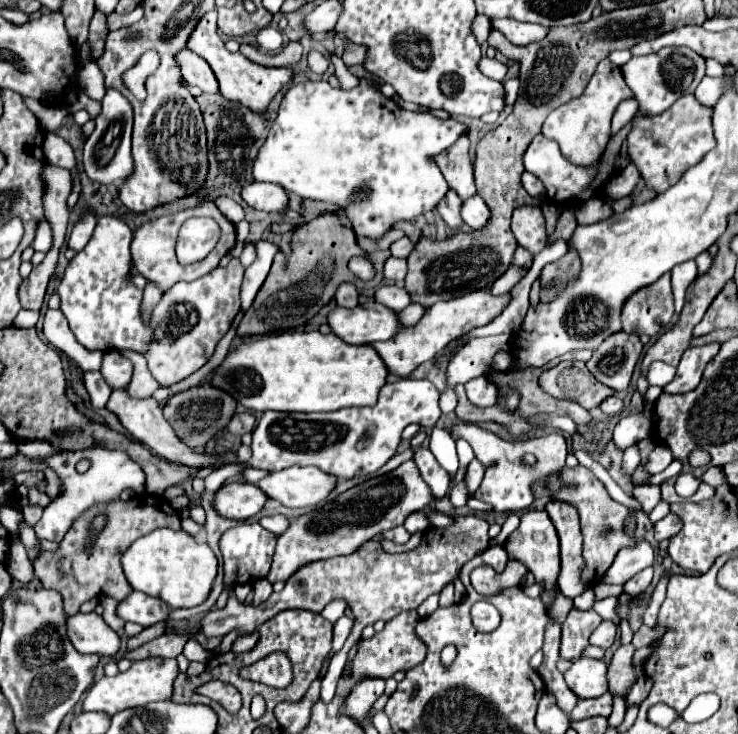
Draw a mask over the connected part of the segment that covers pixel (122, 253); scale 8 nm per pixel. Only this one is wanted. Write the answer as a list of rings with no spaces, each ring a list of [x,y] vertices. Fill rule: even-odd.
[[[113,216],[99,218],[95,232],[87,246],[75,254],[69,262],[57,294],[61,298],[61,312],[69,320],[69,326],[77,340],[89,350],[137,350],[147,358],[149,372],[159,382],[153,398],[163,404],[171,394],[171,386],[191,376],[199,370],[215,352],[217,342],[229,330],[233,318],[237,316],[239,288],[243,282],[243,266],[239,258],[233,258],[227,268],[217,268],[211,274],[193,280],[193,282],[177,282],[171,290],[167,290],[153,310],[151,322],[143,326],[139,318],[139,304],[143,292],[125,280],[131,269],[130,244],[133,232],[129,226]],[[179,302],[187,302],[195,306],[197,324],[179,338],[171,338],[167,334],[167,322],[171,322],[171,306],[179,306]]]

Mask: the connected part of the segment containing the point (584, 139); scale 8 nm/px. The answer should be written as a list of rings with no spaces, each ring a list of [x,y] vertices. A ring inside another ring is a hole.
[[[603,60],[599,66],[603,66],[603,72],[595,72],[591,76],[587,88],[579,98],[573,98],[571,102],[555,108],[547,116],[541,130],[545,138],[551,138],[559,144],[561,154],[575,166],[593,166],[603,156],[605,146],[611,138],[611,118],[615,108],[621,100],[633,96],[617,66],[613,66],[609,60]]]

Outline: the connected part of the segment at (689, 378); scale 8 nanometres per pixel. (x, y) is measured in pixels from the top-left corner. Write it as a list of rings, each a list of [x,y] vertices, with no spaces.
[[[711,342],[707,346],[695,346],[687,348],[679,366],[677,366],[677,376],[673,382],[669,382],[663,392],[667,394],[685,394],[691,392],[699,386],[701,374],[707,366],[707,362],[719,352],[719,342]]]

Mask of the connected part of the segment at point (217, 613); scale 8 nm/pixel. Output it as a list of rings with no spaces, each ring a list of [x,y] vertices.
[[[467,514],[467,516],[455,516],[453,526],[427,530],[419,548],[405,554],[387,554],[377,540],[365,542],[355,554],[335,556],[323,562],[311,562],[311,566],[301,566],[295,574],[291,574],[291,578],[285,582],[285,588],[281,592],[273,592],[271,598],[257,608],[241,604],[237,600],[234,587],[230,586],[225,608],[213,610],[211,614],[207,614],[199,624],[199,632],[205,638],[213,638],[213,636],[225,636],[235,626],[239,626],[239,636],[251,634],[255,626],[267,622],[271,616],[275,616],[281,610],[305,608],[311,612],[321,612],[327,602],[331,602],[333,598],[345,598],[349,608],[353,610],[355,628],[353,628],[353,634],[347,638],[345,646],[331,658],[321,682],[321,700],[331,702],[331,698],[335,696],[337,682],[341,678],[341,670],[347,660],[347,652],[361,638],[361,630],[369,624],[375,624],[377,620],[387,622],[403,610],[419,608],[419,604],[427,596],[441,592],[443,586],[455,578],[455,572],[465,562],[469,562],[479,550],[487,548],[487,542],[489,542],[487,530],[489,530],[489,524],[483,518]]]

